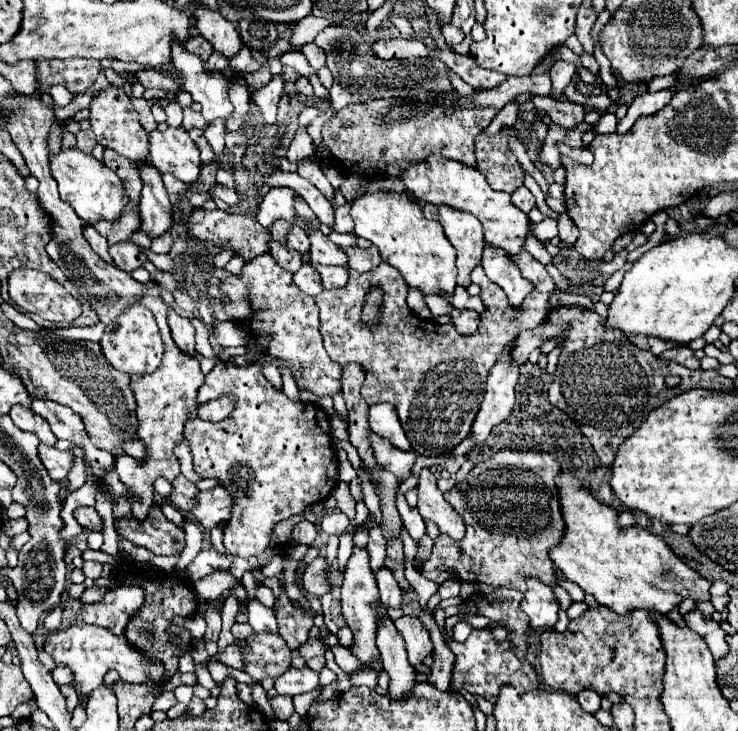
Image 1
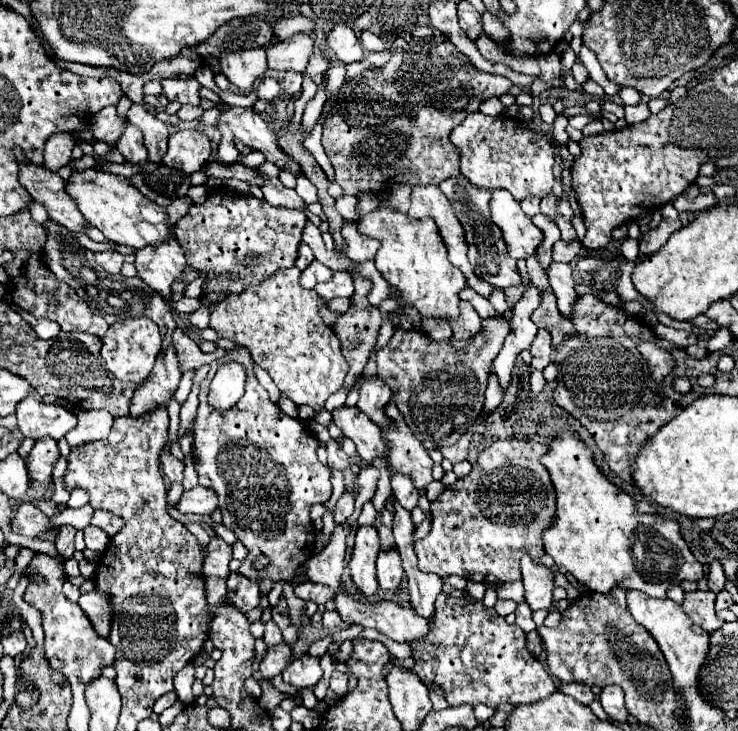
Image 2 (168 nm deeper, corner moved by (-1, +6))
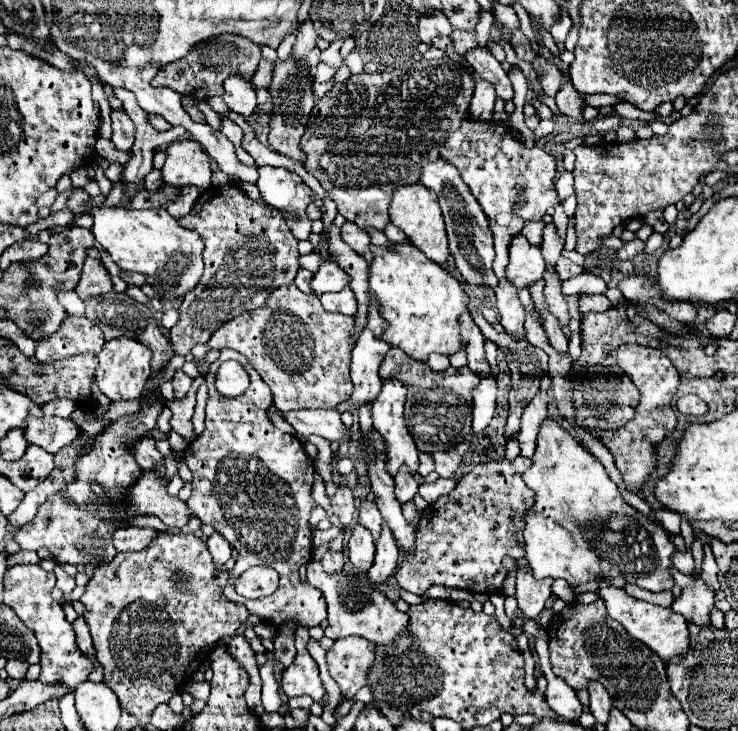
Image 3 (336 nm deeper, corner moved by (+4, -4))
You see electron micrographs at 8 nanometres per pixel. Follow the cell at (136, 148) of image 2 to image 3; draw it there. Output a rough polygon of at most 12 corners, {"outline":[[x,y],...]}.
{"outline":[[121,110],[111,112],[113,144],[129,152],[135,126]]}

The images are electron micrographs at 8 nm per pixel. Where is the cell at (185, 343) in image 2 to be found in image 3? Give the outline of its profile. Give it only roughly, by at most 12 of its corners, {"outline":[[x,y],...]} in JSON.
{"outline":[[177,370],[173,378],[175,400],[185,398],[191,378]]}

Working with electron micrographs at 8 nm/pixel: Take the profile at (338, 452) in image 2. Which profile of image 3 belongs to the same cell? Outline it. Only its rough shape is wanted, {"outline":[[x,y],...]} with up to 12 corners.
{"outline":[[295,284],[229,320],[241,352],[281,412],[337,408],[355,320]]}

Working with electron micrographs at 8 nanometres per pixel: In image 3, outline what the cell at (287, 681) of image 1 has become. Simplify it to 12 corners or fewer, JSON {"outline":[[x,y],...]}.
{"outline":[[307,628],[295,632],[297,656],[283,672],[281,688],[323,704],[317,662],[307,652]]}

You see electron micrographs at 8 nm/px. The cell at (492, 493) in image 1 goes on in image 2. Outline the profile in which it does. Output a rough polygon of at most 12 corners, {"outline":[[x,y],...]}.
{"outline":[[498,440],[432,502],[418,570],[498,586],[538,564],[546,446]]}

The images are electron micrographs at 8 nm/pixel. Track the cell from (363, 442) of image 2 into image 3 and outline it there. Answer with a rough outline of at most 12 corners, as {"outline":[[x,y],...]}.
{"outline":[[291,410],[297,436],[347,442],[337,410]]}

